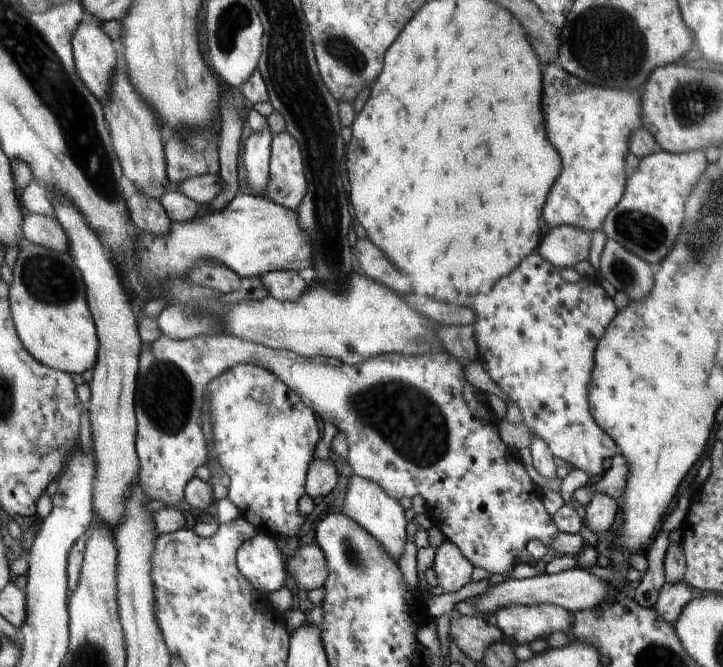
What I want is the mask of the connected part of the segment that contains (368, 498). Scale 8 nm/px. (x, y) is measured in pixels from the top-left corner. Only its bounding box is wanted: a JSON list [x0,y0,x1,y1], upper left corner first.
[342,474,407,560]

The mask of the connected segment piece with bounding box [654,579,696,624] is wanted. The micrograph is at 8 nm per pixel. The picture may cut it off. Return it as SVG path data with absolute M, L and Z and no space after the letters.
M684 579L678 580L674 584L664 582L654 607L665 618L666 622L673 624L695 594L695 591Z

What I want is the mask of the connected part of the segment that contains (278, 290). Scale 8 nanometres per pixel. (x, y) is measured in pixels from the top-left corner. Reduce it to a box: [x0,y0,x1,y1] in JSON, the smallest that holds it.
[260,270,309,302]

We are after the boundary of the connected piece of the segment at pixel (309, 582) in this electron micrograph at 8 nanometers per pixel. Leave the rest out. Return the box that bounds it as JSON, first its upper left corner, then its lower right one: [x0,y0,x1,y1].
[286,543,329,592]

